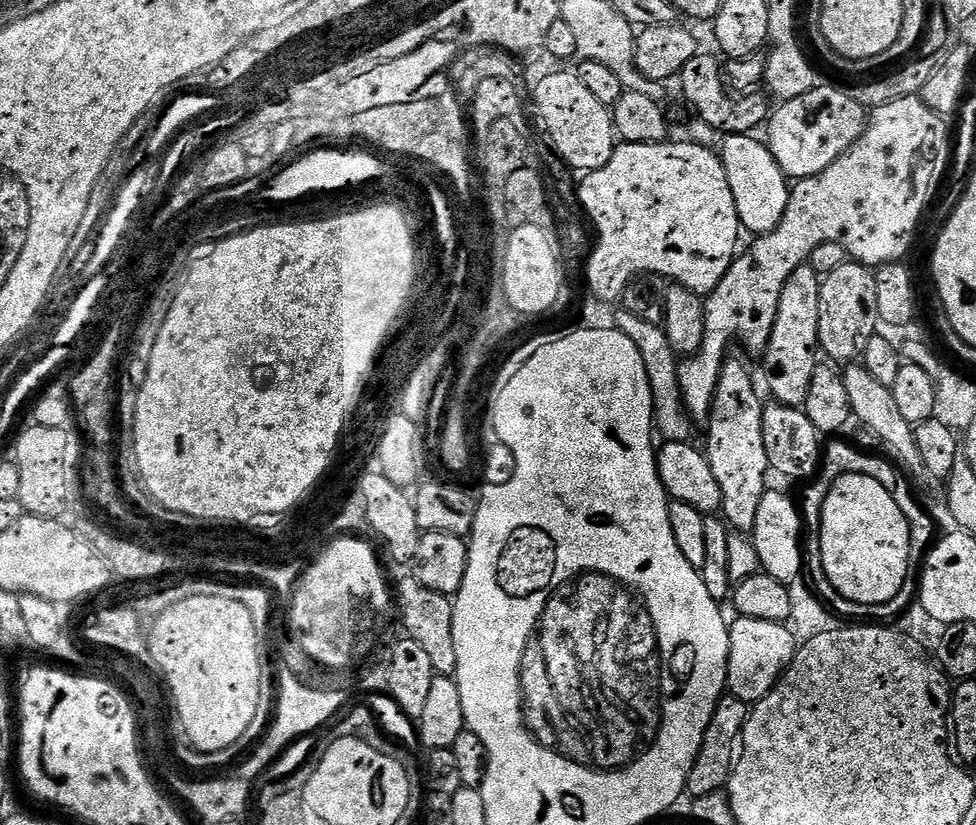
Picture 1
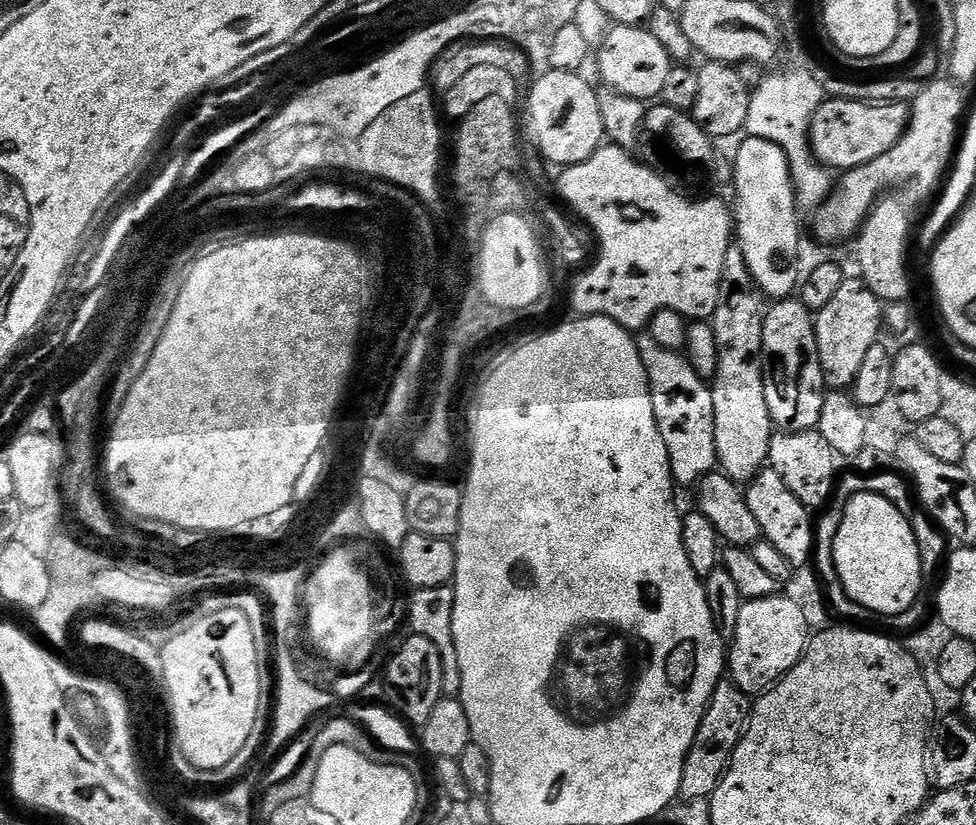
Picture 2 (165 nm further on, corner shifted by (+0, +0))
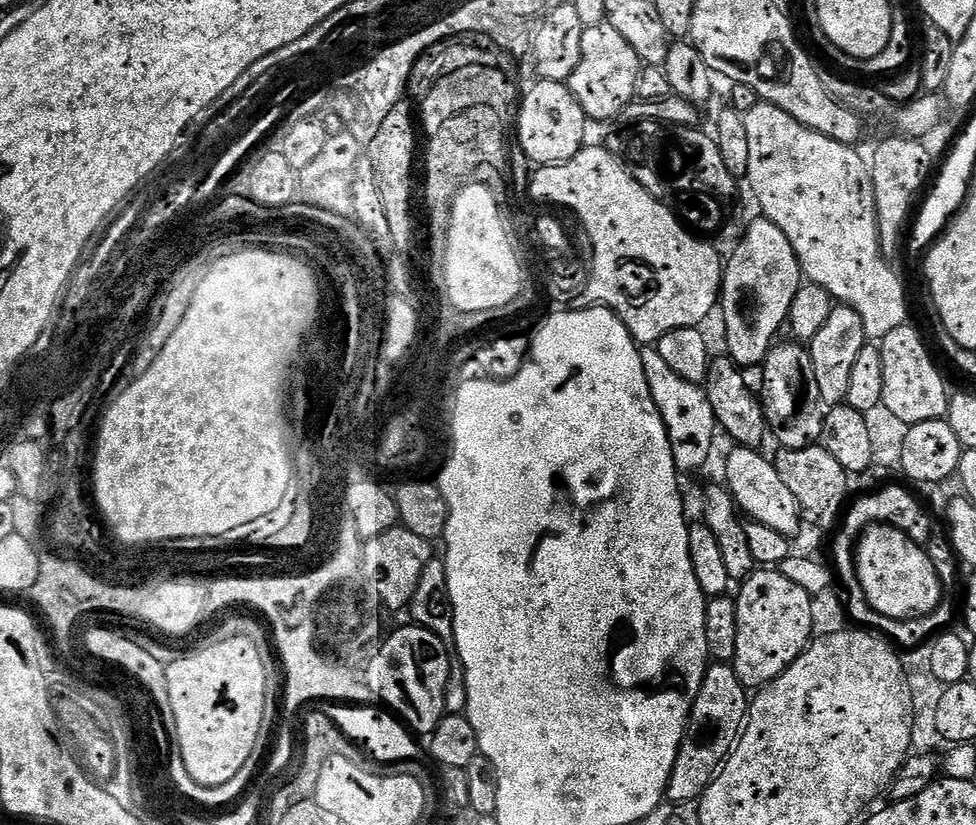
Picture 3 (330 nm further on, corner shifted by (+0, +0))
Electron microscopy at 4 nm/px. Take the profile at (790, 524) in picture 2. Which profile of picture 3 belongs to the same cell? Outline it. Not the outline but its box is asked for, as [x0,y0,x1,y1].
[726,446,802,538]

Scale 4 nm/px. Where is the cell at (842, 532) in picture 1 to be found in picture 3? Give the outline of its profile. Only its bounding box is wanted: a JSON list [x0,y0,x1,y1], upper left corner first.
[854,524,944,620]

